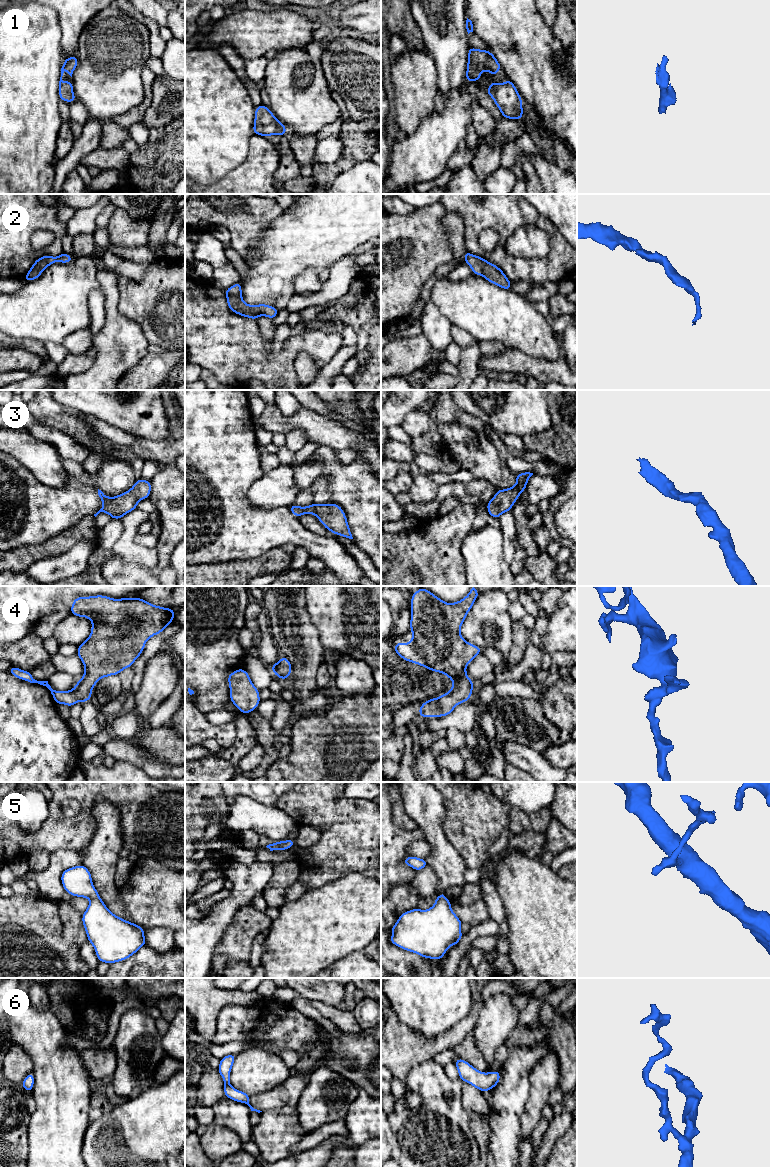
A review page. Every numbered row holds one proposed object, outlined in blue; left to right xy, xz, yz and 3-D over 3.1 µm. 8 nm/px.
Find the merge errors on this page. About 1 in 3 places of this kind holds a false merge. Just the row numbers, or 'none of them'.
none of them

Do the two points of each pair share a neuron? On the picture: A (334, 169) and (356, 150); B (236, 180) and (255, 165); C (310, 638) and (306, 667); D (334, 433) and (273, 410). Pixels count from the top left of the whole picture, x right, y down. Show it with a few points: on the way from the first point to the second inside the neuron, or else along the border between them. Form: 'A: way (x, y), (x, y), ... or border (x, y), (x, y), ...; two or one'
A: way (339, 166), (351, 155); one
B: way (241, 179), (250, 170); one
C: way (306, 645), (306, 660); one
D: way (319, 429), (310, 422), (287, 422); one

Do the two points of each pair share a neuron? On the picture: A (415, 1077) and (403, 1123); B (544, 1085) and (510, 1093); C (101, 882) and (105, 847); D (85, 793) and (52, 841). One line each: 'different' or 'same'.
A: same
B: different
C: same
D: same

